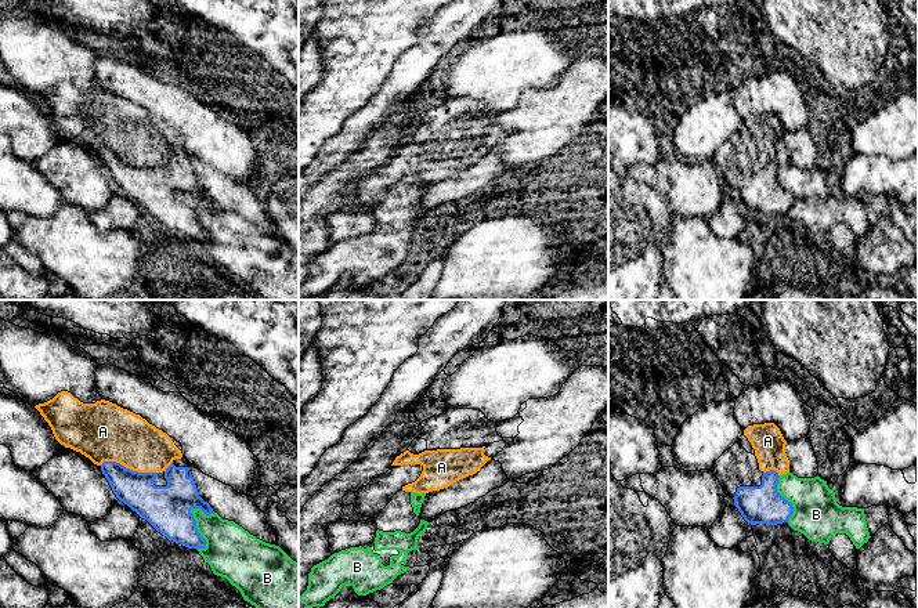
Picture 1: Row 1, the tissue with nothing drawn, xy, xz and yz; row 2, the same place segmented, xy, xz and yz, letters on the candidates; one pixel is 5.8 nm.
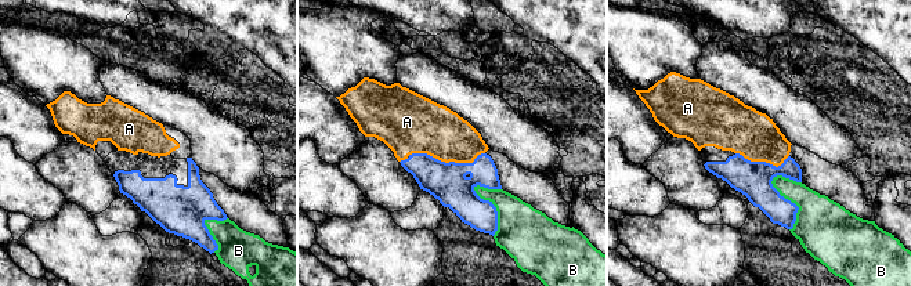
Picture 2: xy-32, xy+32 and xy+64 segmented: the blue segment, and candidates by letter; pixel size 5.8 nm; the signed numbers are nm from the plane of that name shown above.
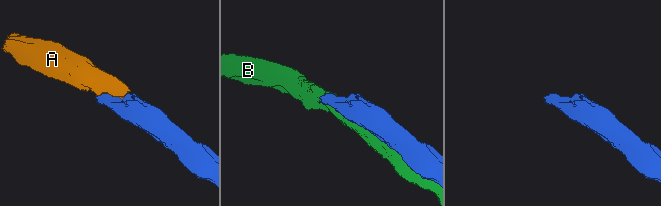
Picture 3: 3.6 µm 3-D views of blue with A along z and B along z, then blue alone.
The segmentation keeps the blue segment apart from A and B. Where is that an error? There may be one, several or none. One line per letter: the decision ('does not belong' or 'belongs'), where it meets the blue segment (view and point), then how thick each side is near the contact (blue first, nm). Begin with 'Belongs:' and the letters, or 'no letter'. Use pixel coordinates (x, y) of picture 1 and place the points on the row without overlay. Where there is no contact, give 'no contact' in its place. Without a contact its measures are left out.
Belongs: A
A: belongs; meets blue in xy at (129, 159); 200 nm thick on the blue side, 340 nm on the other
B: does not belong; meets blue in xy at (195, 219); 280 nm thick on the blue side, 300 nm on the other

